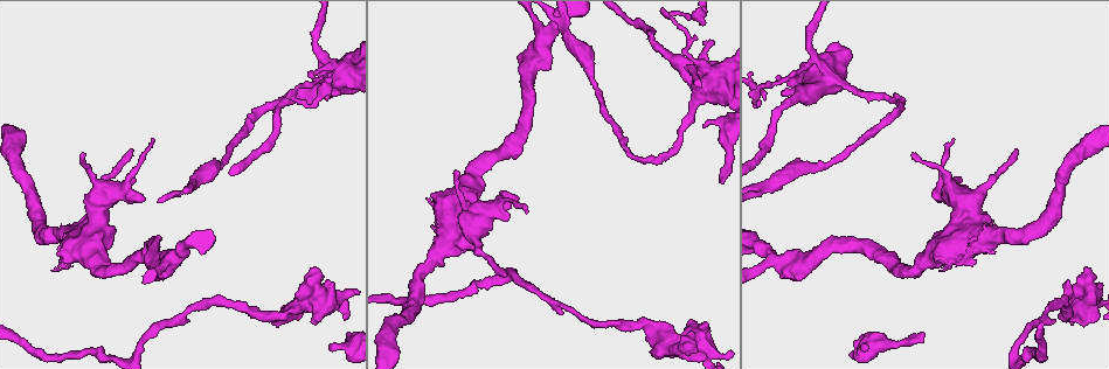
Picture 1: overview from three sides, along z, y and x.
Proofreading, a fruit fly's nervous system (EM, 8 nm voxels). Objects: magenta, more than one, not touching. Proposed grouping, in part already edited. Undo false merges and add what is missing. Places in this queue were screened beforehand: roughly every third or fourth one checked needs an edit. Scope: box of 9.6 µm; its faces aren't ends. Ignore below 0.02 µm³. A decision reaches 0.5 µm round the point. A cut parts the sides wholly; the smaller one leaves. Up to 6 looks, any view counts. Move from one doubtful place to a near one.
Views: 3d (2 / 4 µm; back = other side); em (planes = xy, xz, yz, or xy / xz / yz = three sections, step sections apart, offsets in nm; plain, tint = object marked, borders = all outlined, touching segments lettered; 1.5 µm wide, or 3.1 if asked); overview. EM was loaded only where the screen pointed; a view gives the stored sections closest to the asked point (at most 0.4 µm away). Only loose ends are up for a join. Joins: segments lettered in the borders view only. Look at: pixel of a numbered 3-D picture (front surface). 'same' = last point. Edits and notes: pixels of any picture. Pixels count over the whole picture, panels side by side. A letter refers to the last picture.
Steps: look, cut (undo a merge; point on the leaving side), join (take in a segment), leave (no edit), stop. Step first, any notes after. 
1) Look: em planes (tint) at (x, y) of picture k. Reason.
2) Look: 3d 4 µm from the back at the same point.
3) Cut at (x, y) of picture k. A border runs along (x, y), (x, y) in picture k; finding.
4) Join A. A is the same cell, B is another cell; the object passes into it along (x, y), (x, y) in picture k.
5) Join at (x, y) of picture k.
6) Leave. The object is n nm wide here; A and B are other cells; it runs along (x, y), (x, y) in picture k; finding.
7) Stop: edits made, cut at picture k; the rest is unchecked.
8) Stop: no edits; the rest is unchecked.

Look: 3d 4 µm at (329, 344) of picture 1. Free end.

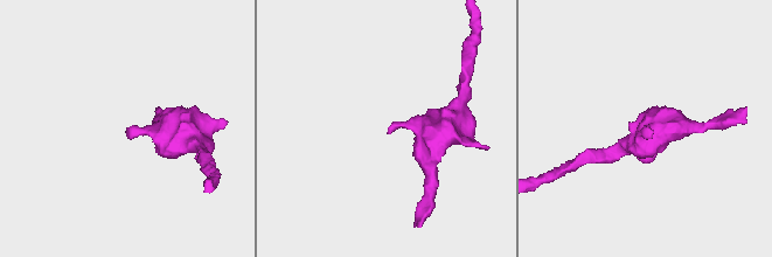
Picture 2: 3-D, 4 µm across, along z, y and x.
Look: em planes (borders) at (391, 130) of picture 2. Now the EM.

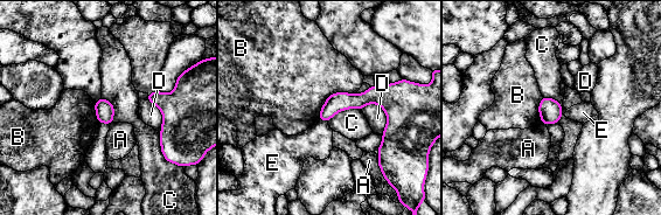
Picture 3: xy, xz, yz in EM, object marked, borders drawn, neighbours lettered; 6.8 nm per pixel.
Leave. A, B, C, D and E are other cells; a border runs along (360, 109), (343, 109), (327, 122) in picture 3; none of them fits.

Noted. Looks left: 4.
Look: em xz step 8 (tint) at (689, 347) of picture 1. Branch stops here.

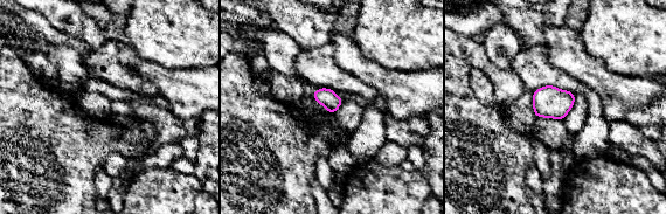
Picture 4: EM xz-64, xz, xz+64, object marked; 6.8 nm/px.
Look: em planes (borders) at the same point. Another direction.

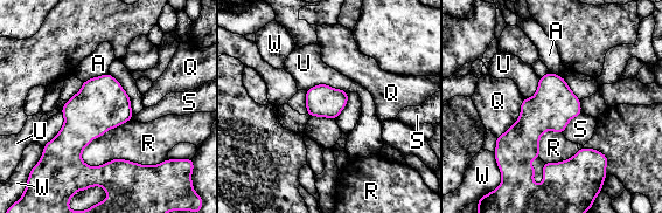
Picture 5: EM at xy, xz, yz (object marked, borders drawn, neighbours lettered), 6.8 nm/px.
Leave. The object is 220 nm wide here; A, Q, R, S, U and W are other cells; a border runs along (306, 89), (328, 84), (347, 93) in picture 5; no lettered segment goes on from it.

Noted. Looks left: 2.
Look: 3d 4 µm at (713, 74) of picture 1.

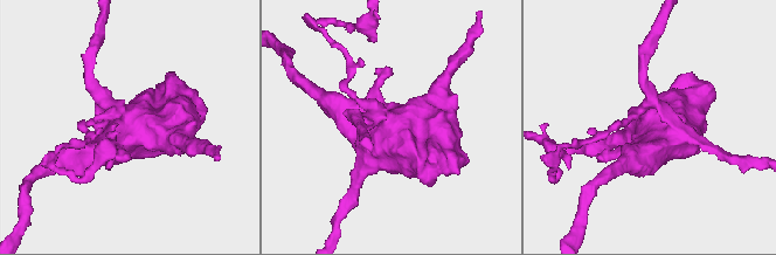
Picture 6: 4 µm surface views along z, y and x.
Look: em planes (borders) at (131, 120) of picture 6.

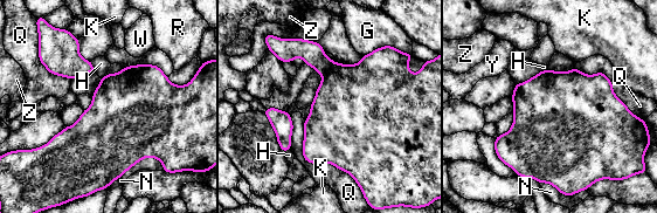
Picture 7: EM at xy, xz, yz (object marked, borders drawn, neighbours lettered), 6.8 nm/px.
Cut at (312, 53) of picture 7. G, H, K, N, Q, R, W, Y and Z are other cells; a second neuron is stuck on.

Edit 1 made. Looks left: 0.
Stop: edits made, cut at picture 7; the rest is unchecked.

